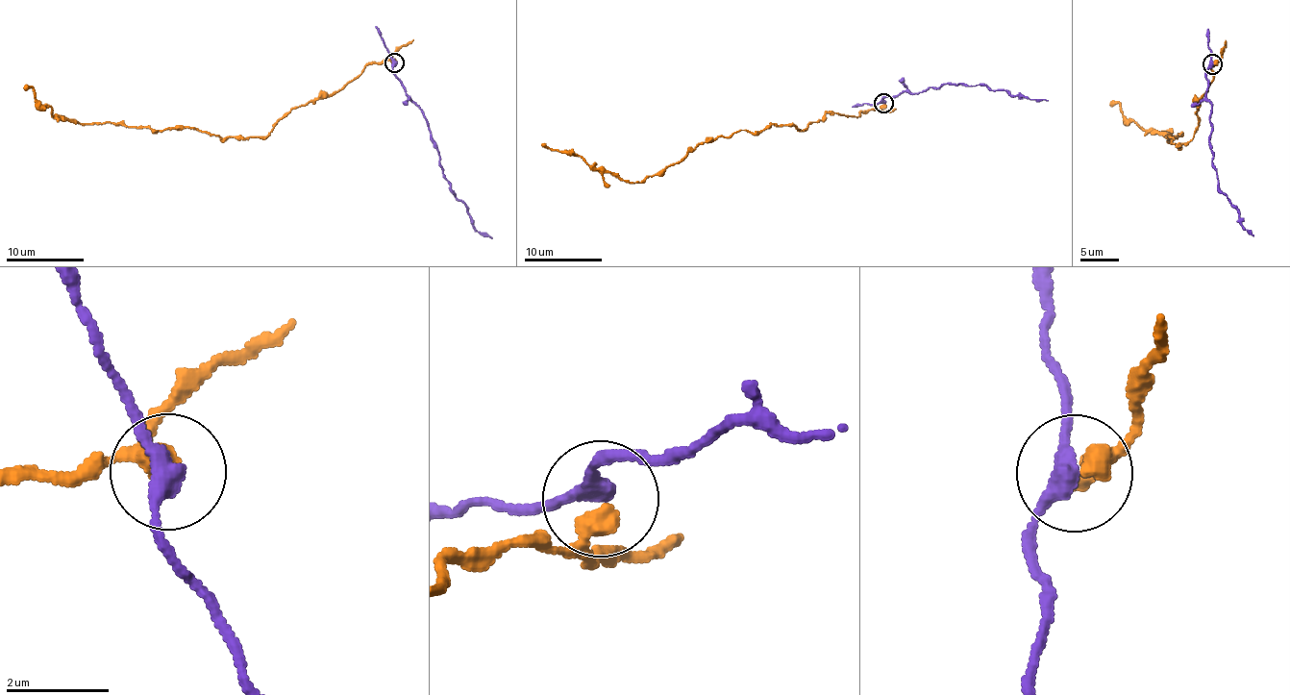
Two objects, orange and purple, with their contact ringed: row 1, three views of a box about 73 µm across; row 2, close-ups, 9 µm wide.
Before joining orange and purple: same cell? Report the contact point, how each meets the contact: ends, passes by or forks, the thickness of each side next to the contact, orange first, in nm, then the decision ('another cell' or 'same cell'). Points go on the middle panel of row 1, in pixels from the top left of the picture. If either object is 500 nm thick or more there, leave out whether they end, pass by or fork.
at (883, 103); orange passes by; purple passes by; 320 nm thick on the orange side, 320 nm on the other; another cell

